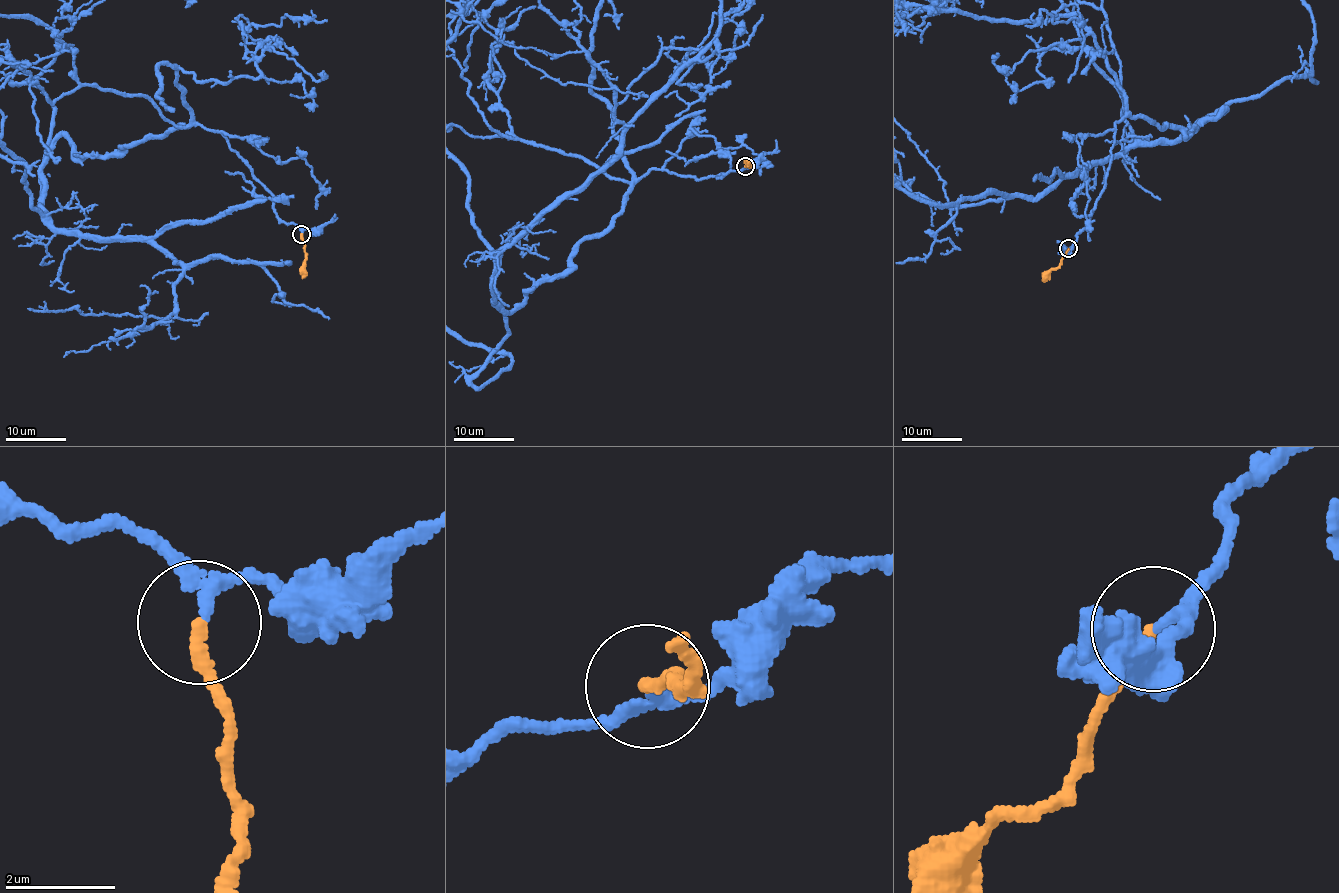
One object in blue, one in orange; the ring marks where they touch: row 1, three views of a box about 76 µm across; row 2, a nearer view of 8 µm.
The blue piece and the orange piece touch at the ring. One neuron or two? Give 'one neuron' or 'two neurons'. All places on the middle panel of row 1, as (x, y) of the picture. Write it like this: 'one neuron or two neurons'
one neuron

